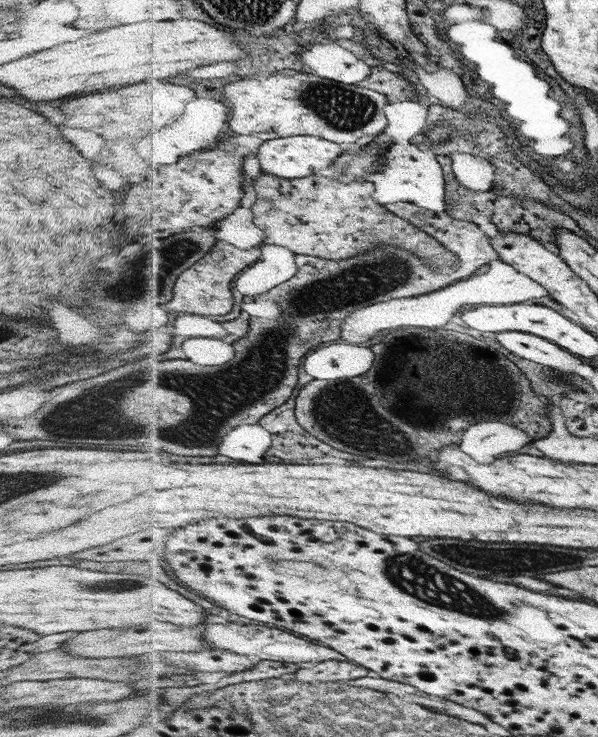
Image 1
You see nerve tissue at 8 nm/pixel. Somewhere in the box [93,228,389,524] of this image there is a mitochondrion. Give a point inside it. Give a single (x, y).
(246, 382)

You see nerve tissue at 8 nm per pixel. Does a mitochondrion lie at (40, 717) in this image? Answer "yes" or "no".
yes

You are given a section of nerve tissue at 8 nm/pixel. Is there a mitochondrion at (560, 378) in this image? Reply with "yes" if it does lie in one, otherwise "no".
no

